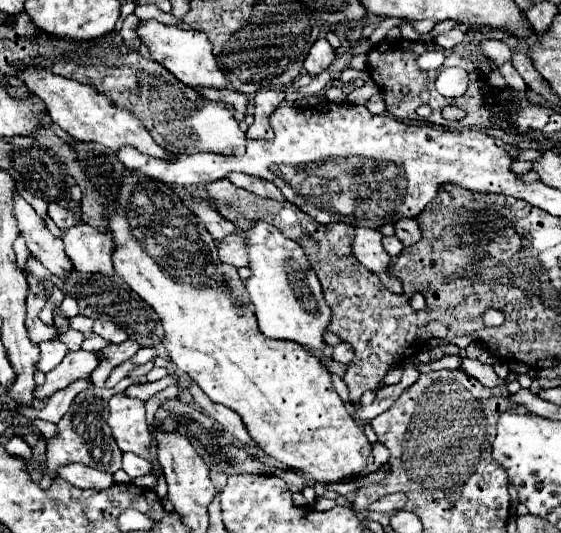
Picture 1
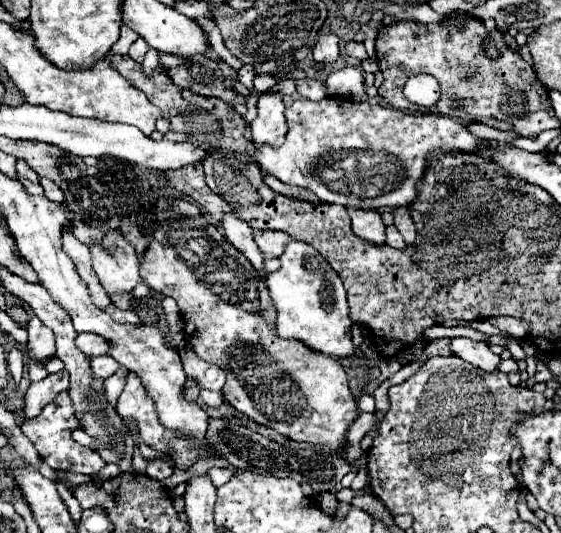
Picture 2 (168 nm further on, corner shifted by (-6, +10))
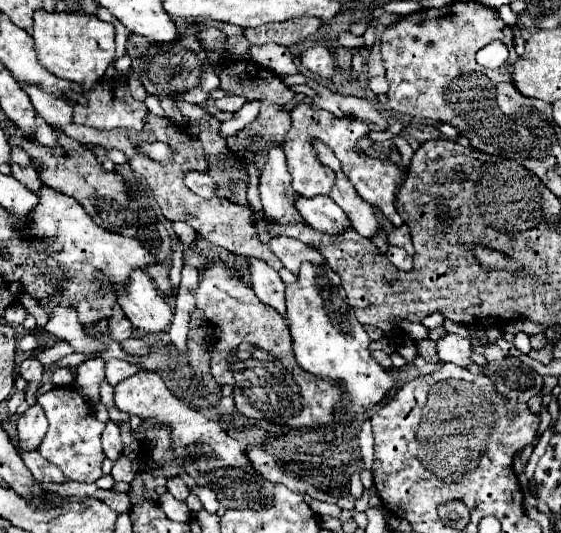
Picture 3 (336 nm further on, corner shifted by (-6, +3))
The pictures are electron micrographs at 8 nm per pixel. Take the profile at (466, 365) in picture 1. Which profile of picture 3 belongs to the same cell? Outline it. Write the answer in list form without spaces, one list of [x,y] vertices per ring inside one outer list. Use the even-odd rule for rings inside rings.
[[[446,333],[438,343],[436,351],[442,363],[454,363],[460,367],[466,367],[472,357],[472,343],[460,335]]]

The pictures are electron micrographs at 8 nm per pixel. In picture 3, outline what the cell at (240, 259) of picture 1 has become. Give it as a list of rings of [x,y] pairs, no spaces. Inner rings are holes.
[[[274,237],[270,241],[270,247],[278,255],[278,259],[284,263],[284,267],[288,271],[292,271],[294,275],[298,275],[300,265],[304,261],[308,261],[312,265],[324,265],[326,263],[324,257],[314,247],[310,247],[298,239],[292,239],[292,237]]]

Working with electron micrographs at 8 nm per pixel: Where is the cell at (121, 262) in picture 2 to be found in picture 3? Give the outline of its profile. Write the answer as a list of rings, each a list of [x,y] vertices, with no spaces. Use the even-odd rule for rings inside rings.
[[[136,269],[132,273],[126,287],[118,287],[118,303],[124,309],[126,317],[132,321],[132,325],[144,333],[162,333],[170,327],[172,307],[166,303],[164,297],[158,295],[156,285],[152,283],[152,279],[142,269]]]

